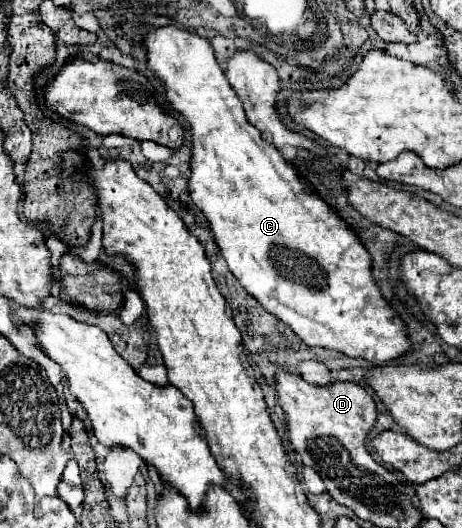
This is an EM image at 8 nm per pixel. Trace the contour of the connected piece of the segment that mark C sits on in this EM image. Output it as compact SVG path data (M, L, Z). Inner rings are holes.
M144 24L140 30L146 36L144 44L148 50L148 68L164 82L166 100L192 126L192 176L188 182L190 196L208 218L220 254L228 262L228 268L236 280L270 314L278 316L286 326L290 326L306 346L338 350L350 358L362 358L372 366L408 356L412 352L408 328L382 296L372 278L372 256L344 224L344 220L312 192L312 188L298 176L296 168L292 168L292 164L286 162L278 150L282 146L294 146L304 148L318 158L328 154L324 146L288 130L282 124L280 112L276 110L280 80L274 66L260 60L254 52L244 50L236 52L228 60L228 70L224 76L206 38L174 26L152 28ZM260 132L268 132L276 146L266 142Z

